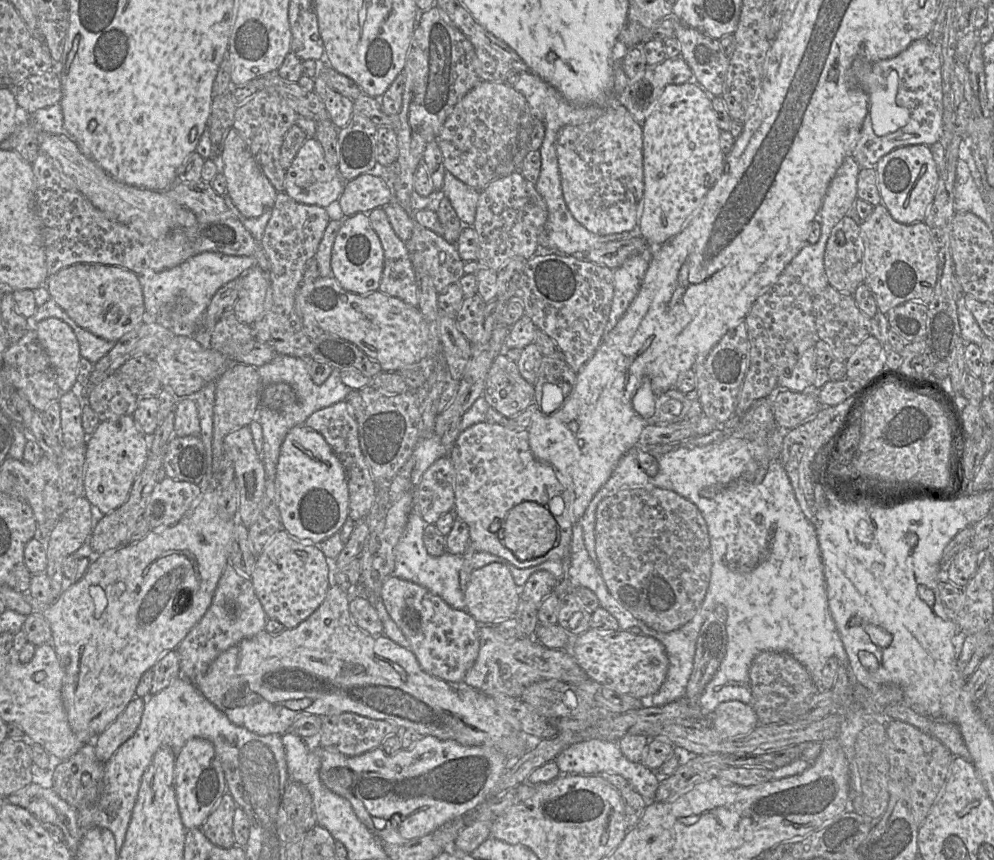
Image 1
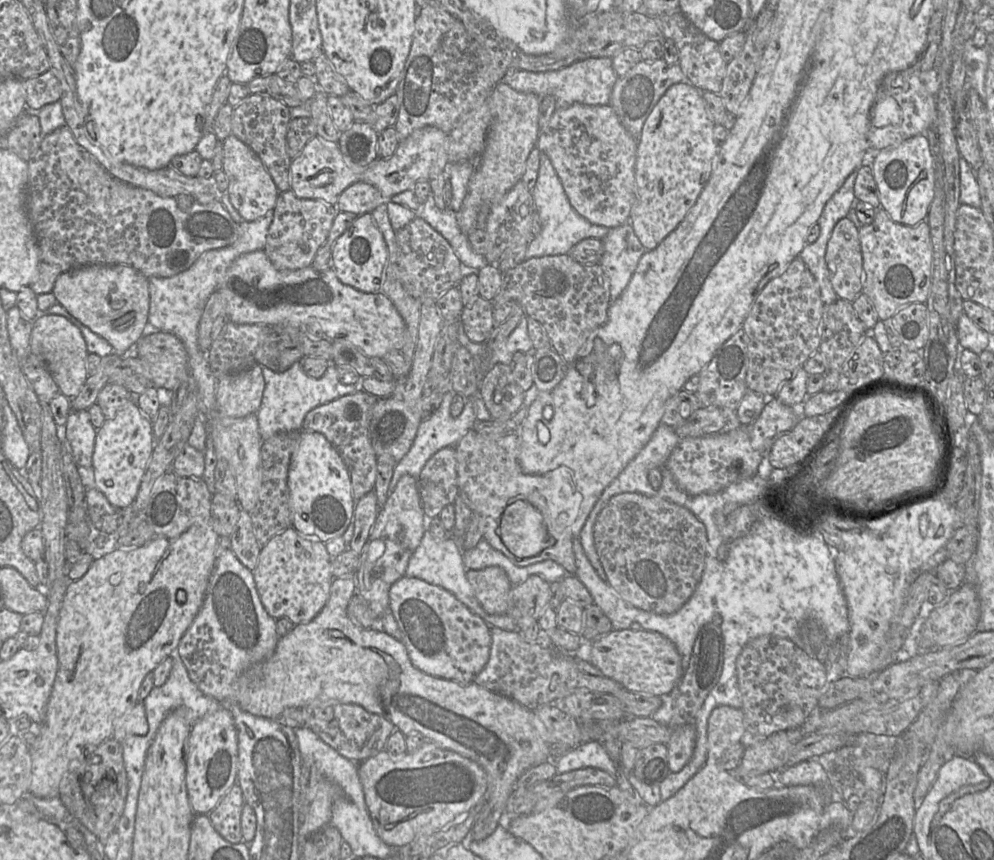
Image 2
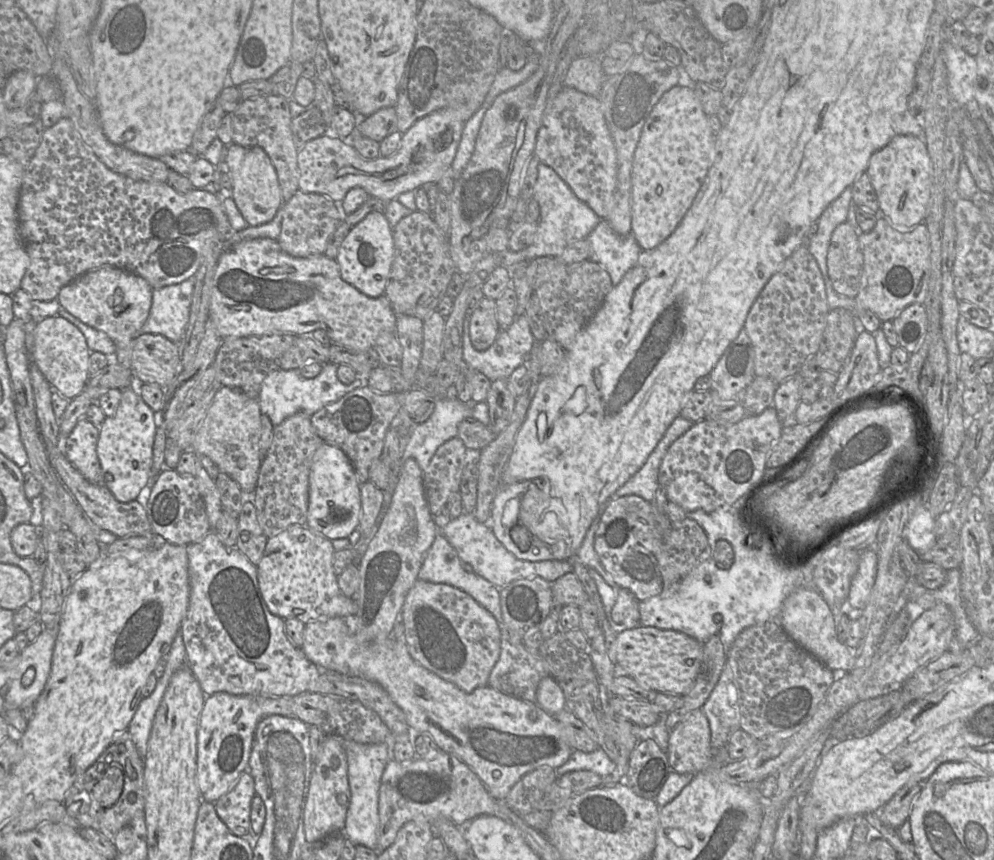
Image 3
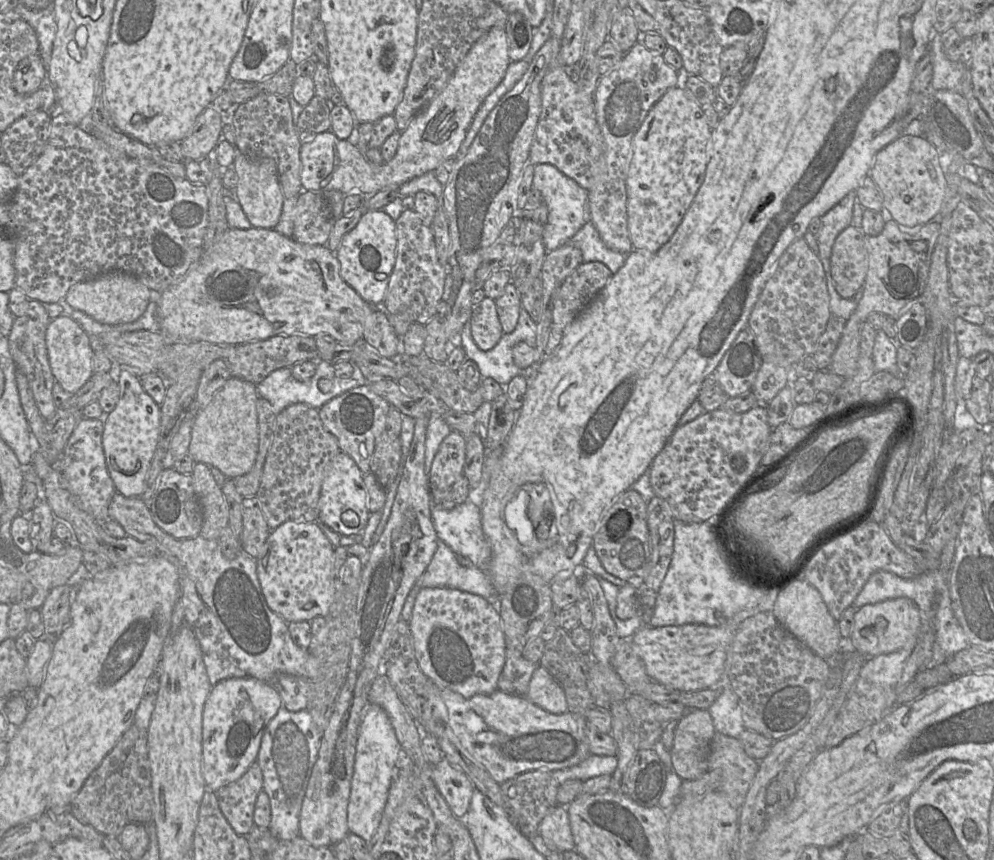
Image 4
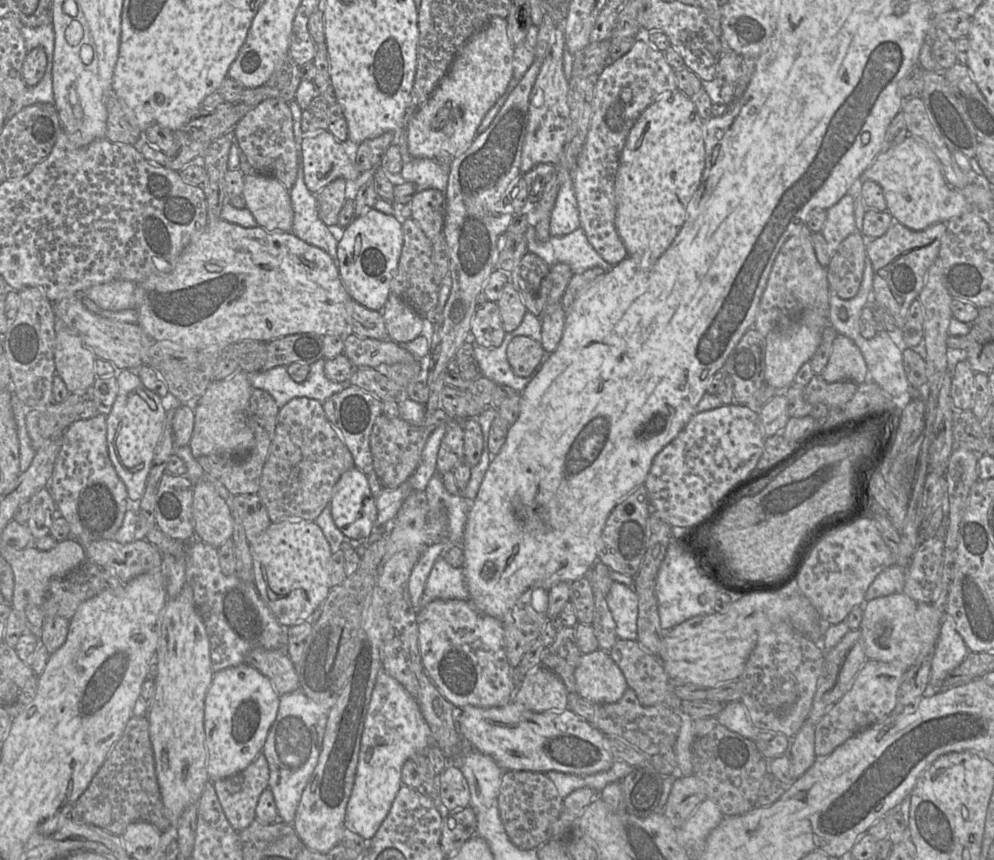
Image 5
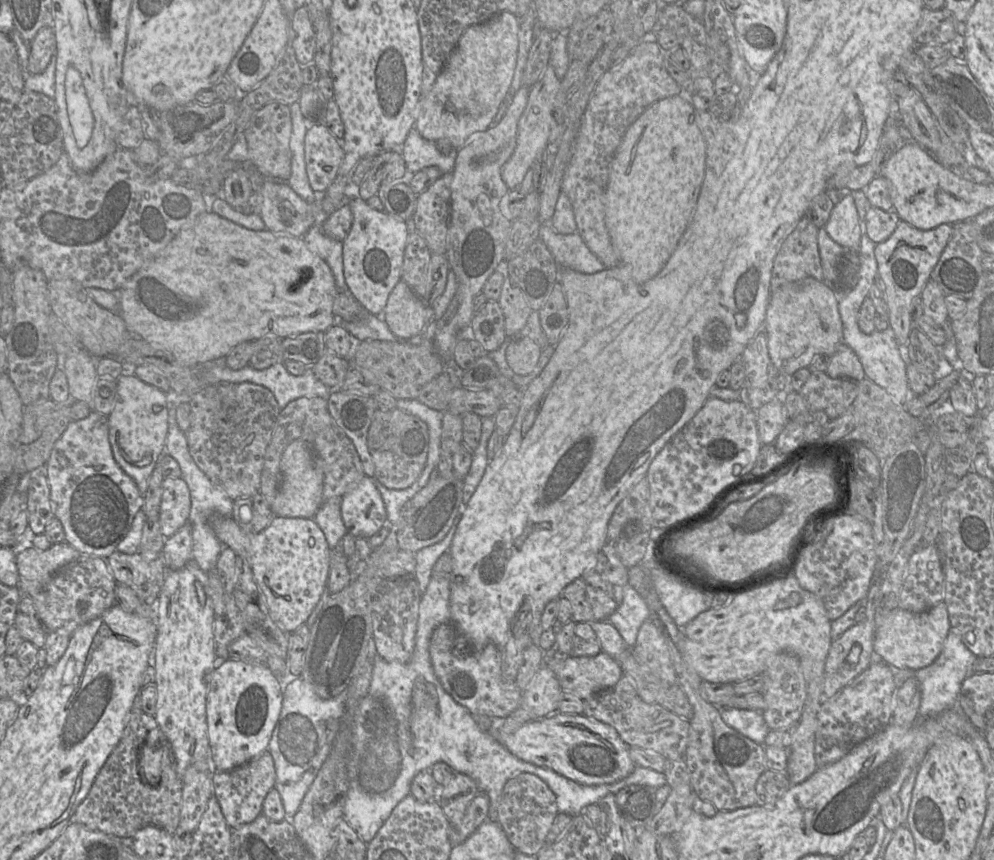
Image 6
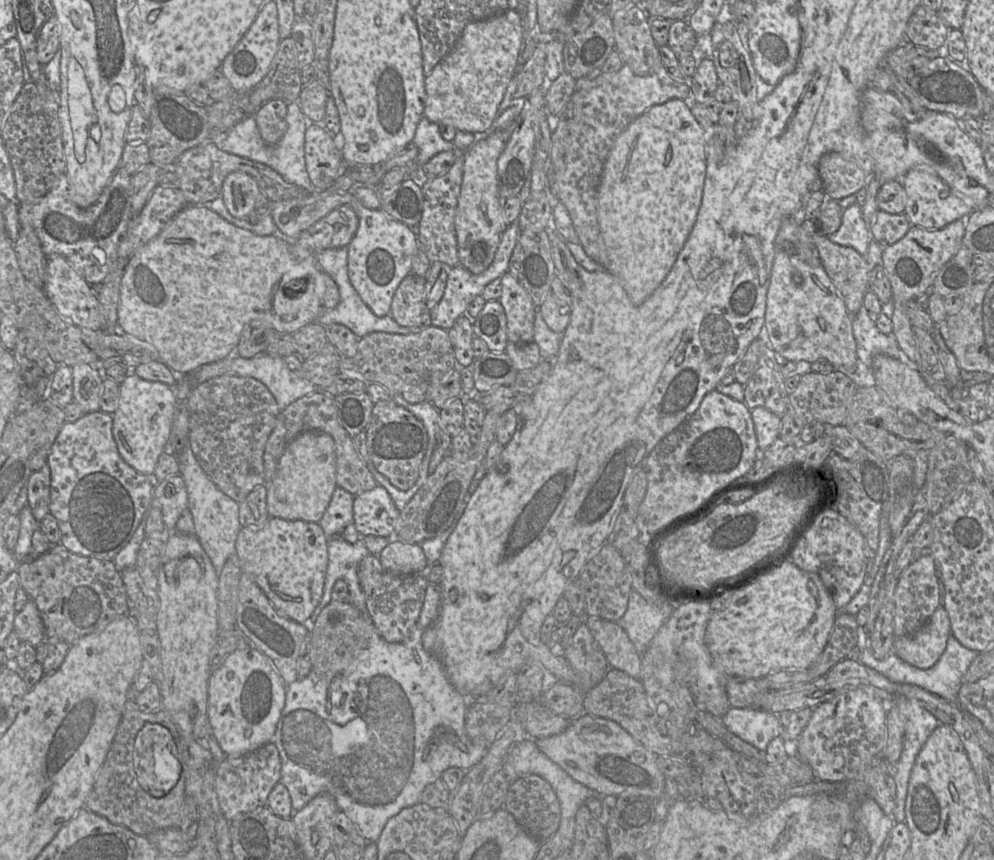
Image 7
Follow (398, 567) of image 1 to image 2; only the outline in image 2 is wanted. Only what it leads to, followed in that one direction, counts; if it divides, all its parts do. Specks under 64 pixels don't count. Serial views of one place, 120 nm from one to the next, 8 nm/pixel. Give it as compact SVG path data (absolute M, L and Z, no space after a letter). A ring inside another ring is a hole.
M426 529L419 546L409 559L405 576L421 579L429 584L439 586L451 592L460 602L468 607L471 612L480 616L490 627L497 627L506 631L517 630L517 624L509 615L490 615L481 607L471 584L466 578L466 568L463 564L460 544L452 535L448 535L446 539L439 540L434 538Z

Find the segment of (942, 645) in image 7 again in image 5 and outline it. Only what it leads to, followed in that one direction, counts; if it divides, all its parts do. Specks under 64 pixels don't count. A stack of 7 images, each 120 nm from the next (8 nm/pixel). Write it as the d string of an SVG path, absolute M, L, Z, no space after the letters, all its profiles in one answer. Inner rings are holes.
M904 593L878 597L863 604L859 630L867 659L901 663L909 668L934 653L945 611L915 601Z

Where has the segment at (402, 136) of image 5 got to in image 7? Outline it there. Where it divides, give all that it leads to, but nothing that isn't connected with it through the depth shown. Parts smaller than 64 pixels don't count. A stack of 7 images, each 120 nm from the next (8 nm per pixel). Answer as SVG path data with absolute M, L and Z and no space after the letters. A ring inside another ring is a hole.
M422 117L417 125L412 143L419 150L417 164L426 164L433 156L443 152L454 150L453 141L446 141L440 134L439 125Z

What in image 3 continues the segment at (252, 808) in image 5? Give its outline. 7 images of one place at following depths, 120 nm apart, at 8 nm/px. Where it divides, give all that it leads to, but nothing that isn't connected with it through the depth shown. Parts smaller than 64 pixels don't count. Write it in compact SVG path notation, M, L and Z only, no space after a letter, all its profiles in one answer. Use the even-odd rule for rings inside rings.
M246 770L240 775L231 789L214 803L217 815L235 836L244 837L251 832L251 802L255 795L254 779Z

